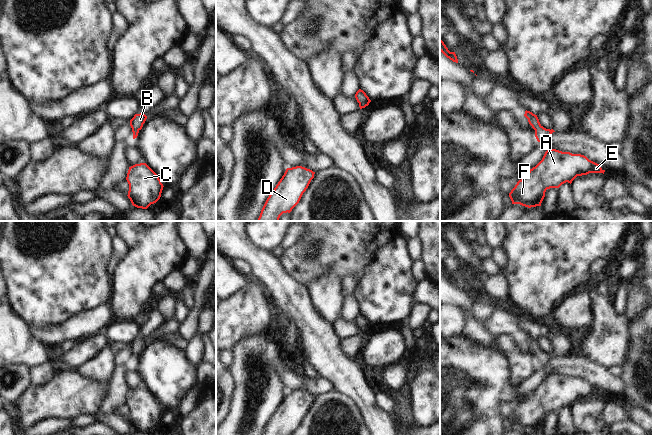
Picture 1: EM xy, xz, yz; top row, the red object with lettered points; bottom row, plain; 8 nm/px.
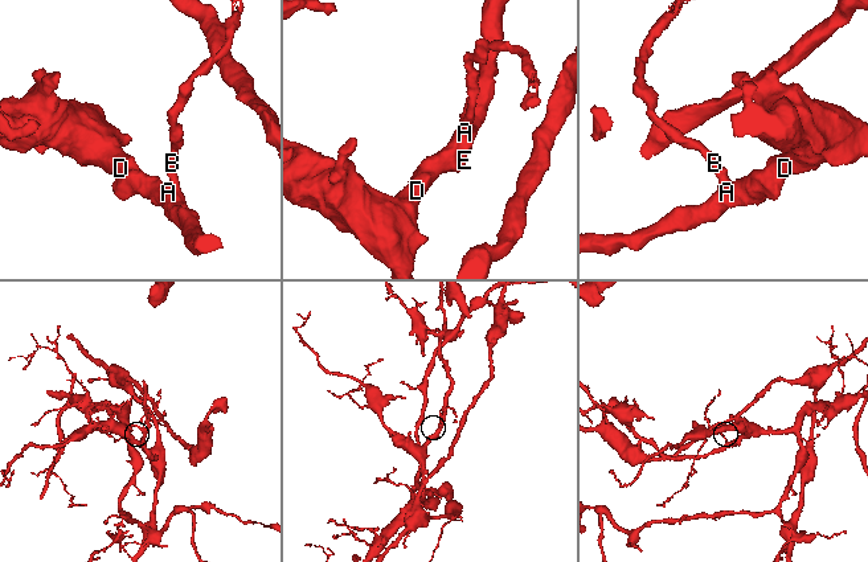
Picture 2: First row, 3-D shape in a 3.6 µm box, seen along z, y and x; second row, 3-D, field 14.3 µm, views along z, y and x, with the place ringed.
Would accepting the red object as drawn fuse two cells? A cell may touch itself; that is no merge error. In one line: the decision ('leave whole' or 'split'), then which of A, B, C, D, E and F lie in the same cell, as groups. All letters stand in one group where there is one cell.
leave whole | A B C D E F

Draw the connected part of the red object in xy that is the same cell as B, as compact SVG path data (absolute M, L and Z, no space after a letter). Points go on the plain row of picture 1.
M135 338L134 341L130 344L130 350L133 356L133 363L137 362L139 355L142 353L143 348L145 347L147 340L145 338Z

